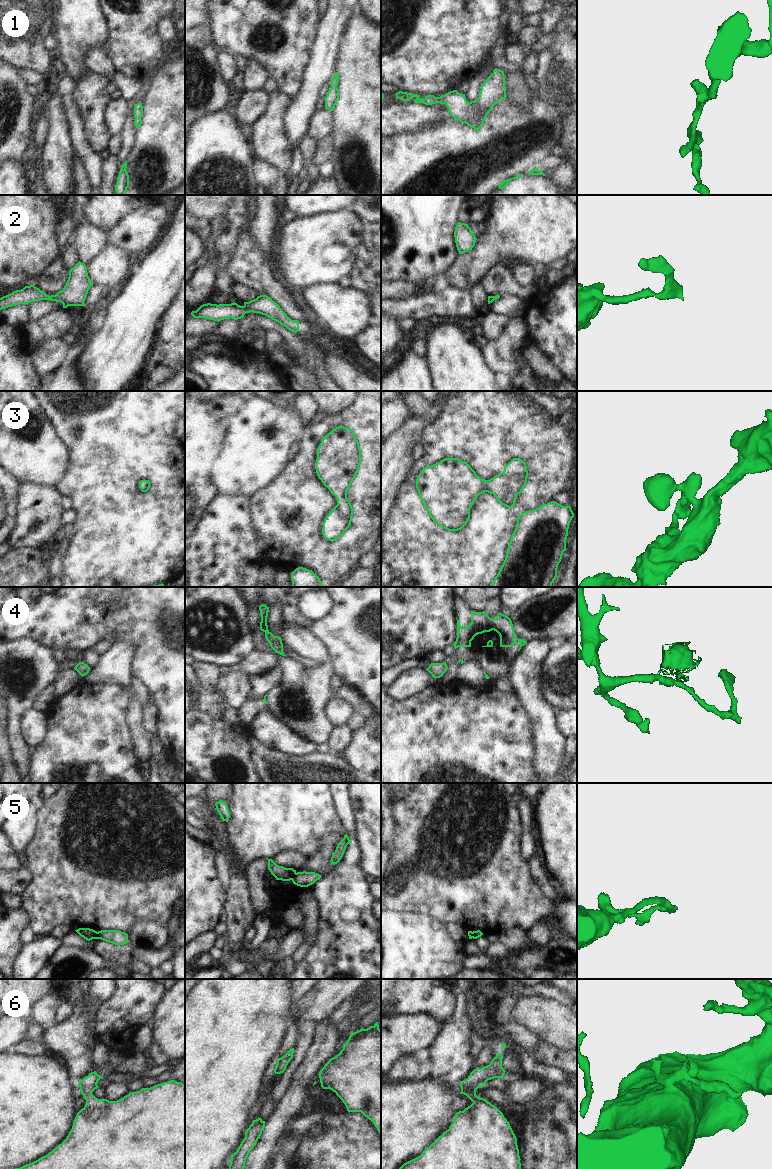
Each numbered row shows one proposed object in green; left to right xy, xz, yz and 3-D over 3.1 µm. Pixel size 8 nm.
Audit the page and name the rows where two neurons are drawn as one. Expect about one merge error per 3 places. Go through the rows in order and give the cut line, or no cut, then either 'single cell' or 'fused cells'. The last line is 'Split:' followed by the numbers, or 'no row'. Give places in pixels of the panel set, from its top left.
1: no cut | single cell
2: no cut | single cell
3: no cut | single cell
4: yz (443, 662), (445, 664) | fused cells
5: xy (97, 932), (98, 938) | fused cells
6: no cut | single cell
Split: 4, 5

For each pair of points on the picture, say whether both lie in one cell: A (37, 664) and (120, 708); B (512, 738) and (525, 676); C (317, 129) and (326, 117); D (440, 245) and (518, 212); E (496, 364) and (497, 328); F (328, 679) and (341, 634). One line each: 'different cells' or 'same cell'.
A: different cells
B: different cells
C: same cell
D: different cells
E: different cells
F: different cells

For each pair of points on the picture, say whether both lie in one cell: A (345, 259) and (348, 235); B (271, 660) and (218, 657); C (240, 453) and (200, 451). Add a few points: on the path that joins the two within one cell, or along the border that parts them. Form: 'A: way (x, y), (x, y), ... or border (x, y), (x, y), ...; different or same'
A: way (345, 253), (345, 241); same
B: border (255, 650), (240, 664); different
C: border (229, 430), (212, 474); different

